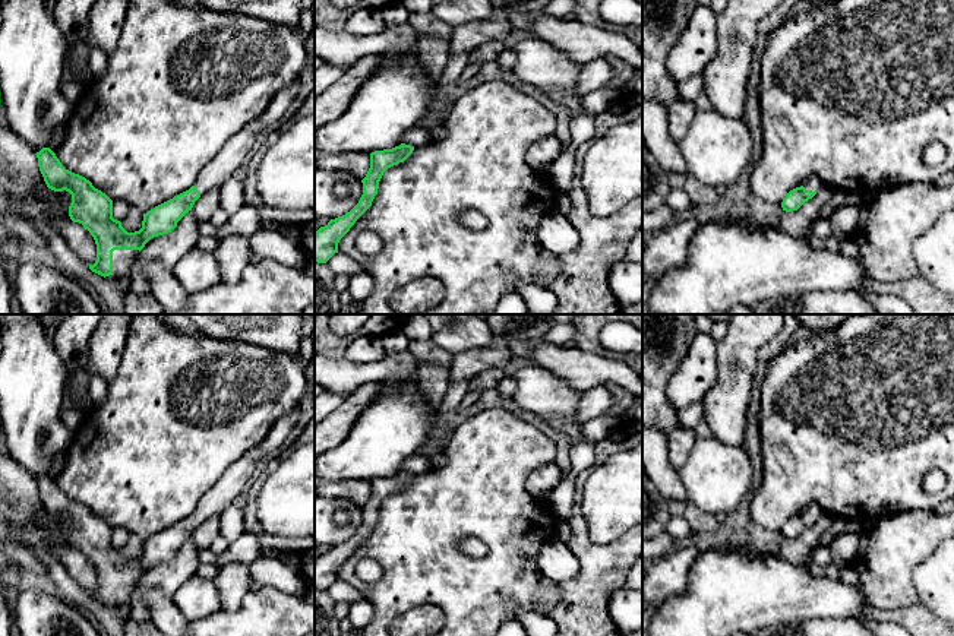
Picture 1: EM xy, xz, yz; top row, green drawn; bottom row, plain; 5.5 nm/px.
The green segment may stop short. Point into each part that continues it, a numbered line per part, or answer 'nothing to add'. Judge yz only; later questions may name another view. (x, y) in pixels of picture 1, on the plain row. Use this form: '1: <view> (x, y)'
1: yz (814, 510)

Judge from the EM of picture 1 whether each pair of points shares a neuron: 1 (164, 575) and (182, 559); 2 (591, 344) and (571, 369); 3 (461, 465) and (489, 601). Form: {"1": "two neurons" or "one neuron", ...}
{"1": "one neuron", "2": "two neurons", "3": "one neuron"}

